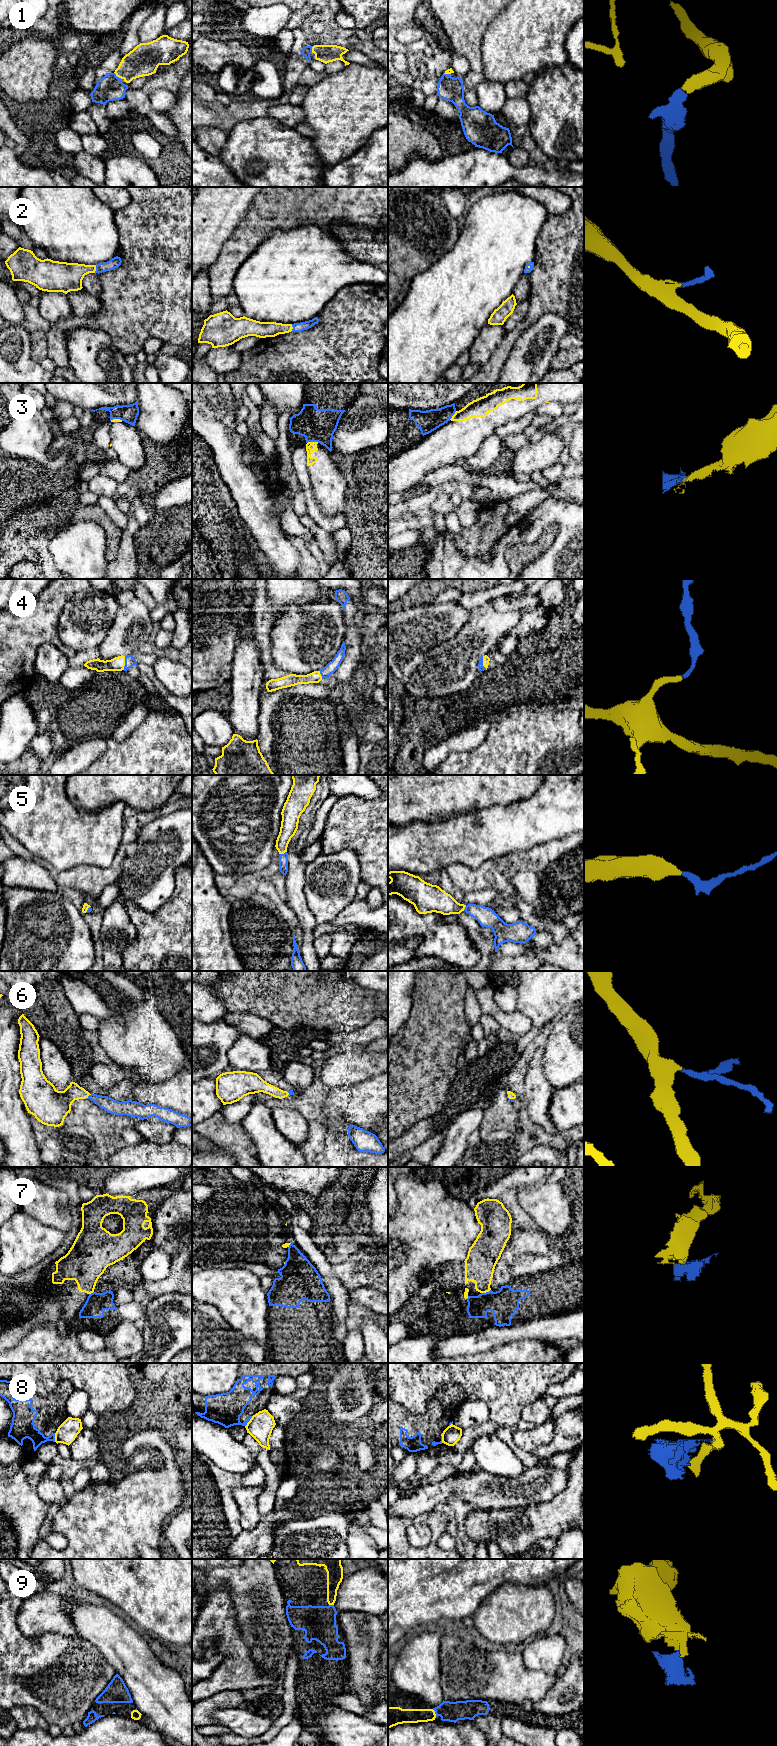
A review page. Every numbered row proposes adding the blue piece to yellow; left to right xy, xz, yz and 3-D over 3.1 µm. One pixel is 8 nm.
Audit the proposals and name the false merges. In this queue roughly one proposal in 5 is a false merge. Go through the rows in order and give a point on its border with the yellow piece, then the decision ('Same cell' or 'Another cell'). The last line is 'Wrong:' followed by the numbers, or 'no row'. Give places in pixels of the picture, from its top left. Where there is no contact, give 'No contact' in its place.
1: Touches yellow at xy (117, 76). Same cell
2: Touches yellow at xy (95, 269). Same cell
3: Touches yellow at xz (312, 442). Same cell
4: Touches yellow at xy (124, 663). Same cell
5: Touches yellow at xz (283, 853). Same cell
6: Touches yellow at xy (88, 1095). Same cell
7: Touches yellow at yz (485, 1292). Another cell
8: Touches yellow at xz (249, 1421). Another cell
9: Touches yellow at yz (434, 1712). Same cell
Wrong: 7, 8

